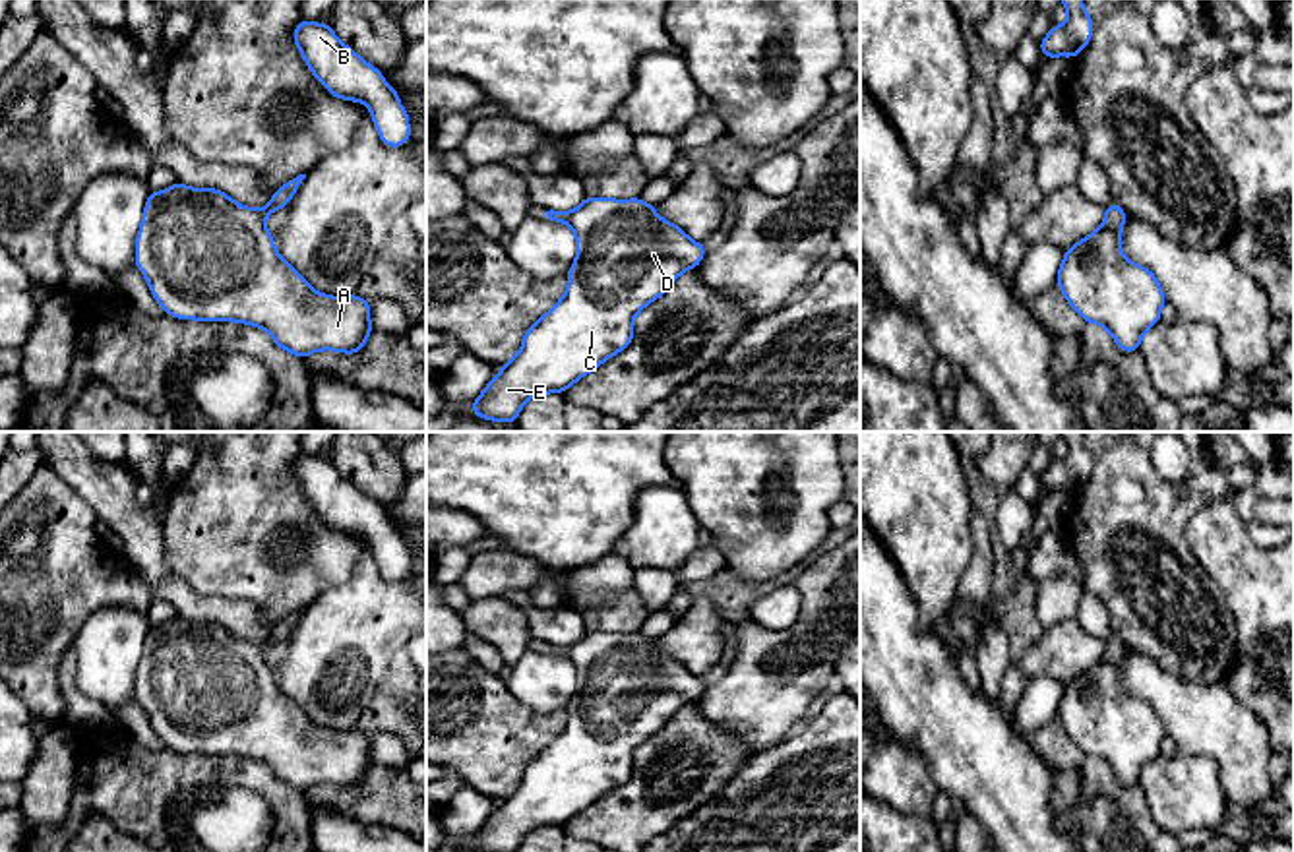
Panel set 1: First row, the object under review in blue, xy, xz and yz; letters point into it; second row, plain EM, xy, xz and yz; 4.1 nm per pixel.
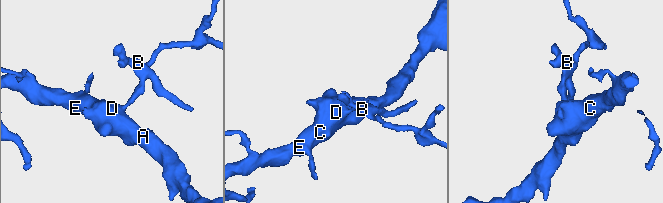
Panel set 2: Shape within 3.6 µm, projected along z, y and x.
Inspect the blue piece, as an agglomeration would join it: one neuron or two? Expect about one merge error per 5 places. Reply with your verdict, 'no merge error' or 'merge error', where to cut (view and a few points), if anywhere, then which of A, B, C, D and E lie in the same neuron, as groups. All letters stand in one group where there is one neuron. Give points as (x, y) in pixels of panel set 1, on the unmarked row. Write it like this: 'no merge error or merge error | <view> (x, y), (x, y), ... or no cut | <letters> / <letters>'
no merge error | no cut | A B C D E

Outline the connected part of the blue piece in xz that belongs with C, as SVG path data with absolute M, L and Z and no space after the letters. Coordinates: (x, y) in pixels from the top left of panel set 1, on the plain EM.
M587 629L573 645L542 641L542 653L568 658L575 668L575 695L568 705L568 724L523 769L519 786L502 798L473 835L482 852L517 852L523 838L539 829L564 827L577 813L622 786L633 773L633 751L688 703L699 699L707 684L678 658L655 647L639 631L610 633Z

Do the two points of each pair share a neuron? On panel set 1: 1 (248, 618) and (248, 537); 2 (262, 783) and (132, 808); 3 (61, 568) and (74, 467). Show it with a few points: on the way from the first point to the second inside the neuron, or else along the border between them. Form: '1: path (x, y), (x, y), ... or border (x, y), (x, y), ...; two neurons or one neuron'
1: border (204, 595), (250, 601), (264, 610), (272, 628); two neurons
2: path (229, 773), (196, 773), (165, 783); one neuron
3: border (41, 461), (51, 465), (99, 519); two neurons

